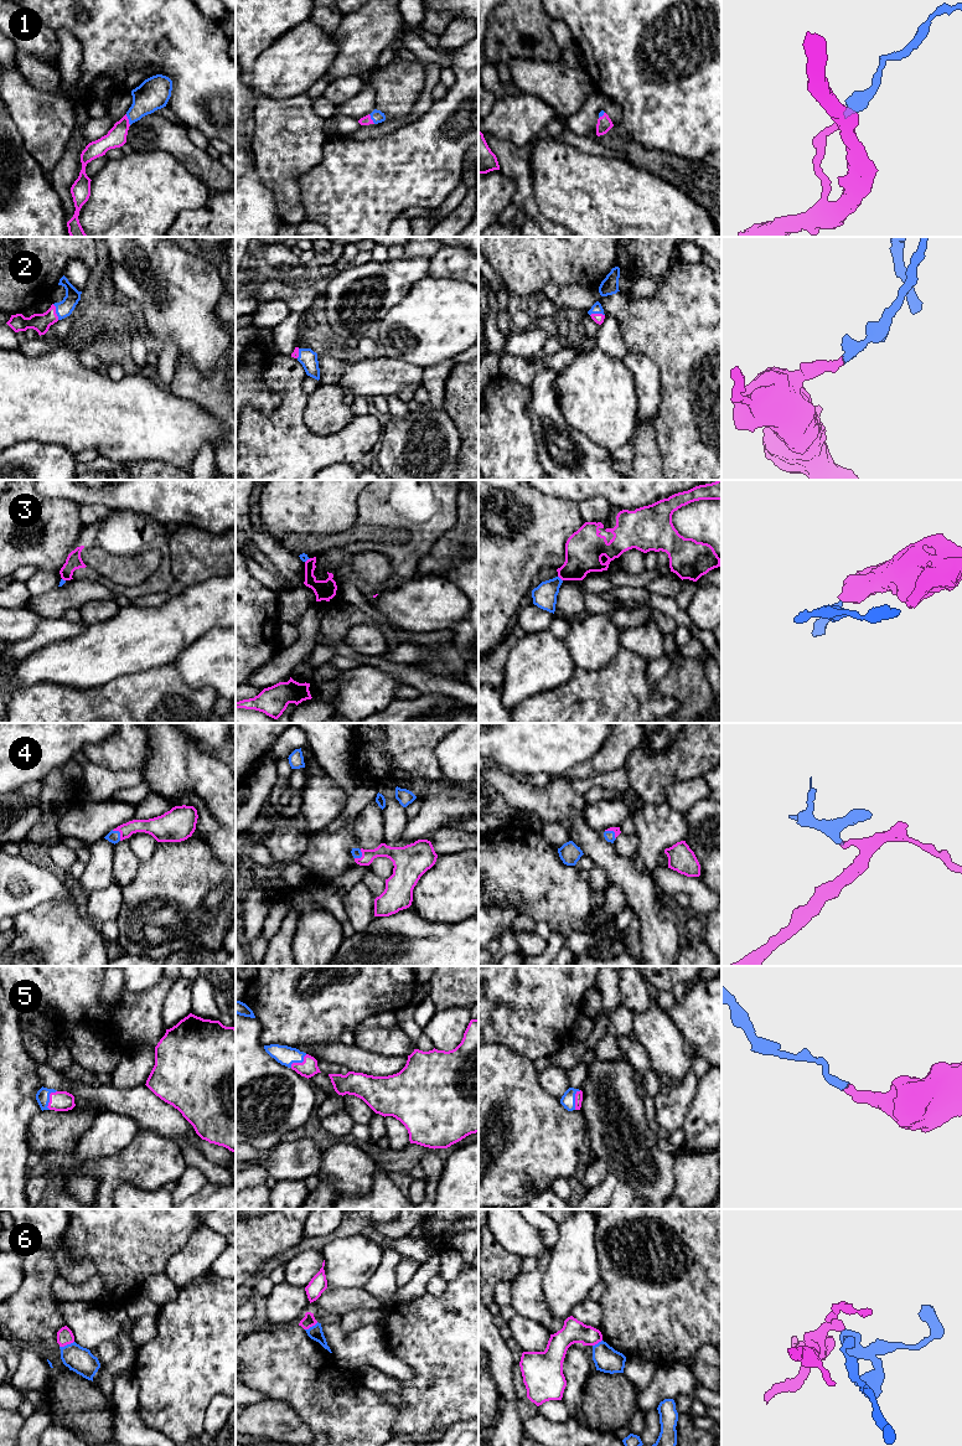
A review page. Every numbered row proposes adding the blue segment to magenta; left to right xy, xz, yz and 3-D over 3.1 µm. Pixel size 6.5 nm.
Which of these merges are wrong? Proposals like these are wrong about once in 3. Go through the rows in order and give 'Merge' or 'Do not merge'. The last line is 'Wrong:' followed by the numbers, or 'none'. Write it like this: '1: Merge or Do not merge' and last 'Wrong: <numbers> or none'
1: Merge
2: Merge
3: Do not merge
4: Merge
5: Merge
6: Do not merge
Wrong: 3, 6

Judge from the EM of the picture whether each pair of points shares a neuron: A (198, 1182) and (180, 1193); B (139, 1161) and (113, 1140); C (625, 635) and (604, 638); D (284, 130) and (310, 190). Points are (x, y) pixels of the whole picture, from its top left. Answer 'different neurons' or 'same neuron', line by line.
A: same neuron
B: different neurons
C: different neurons
D: different neurons

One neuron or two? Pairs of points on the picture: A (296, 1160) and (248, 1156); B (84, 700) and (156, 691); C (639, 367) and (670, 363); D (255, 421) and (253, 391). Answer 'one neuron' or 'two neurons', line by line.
A: one neuron
B: one neuron
C: two neurons
D: two neurons

